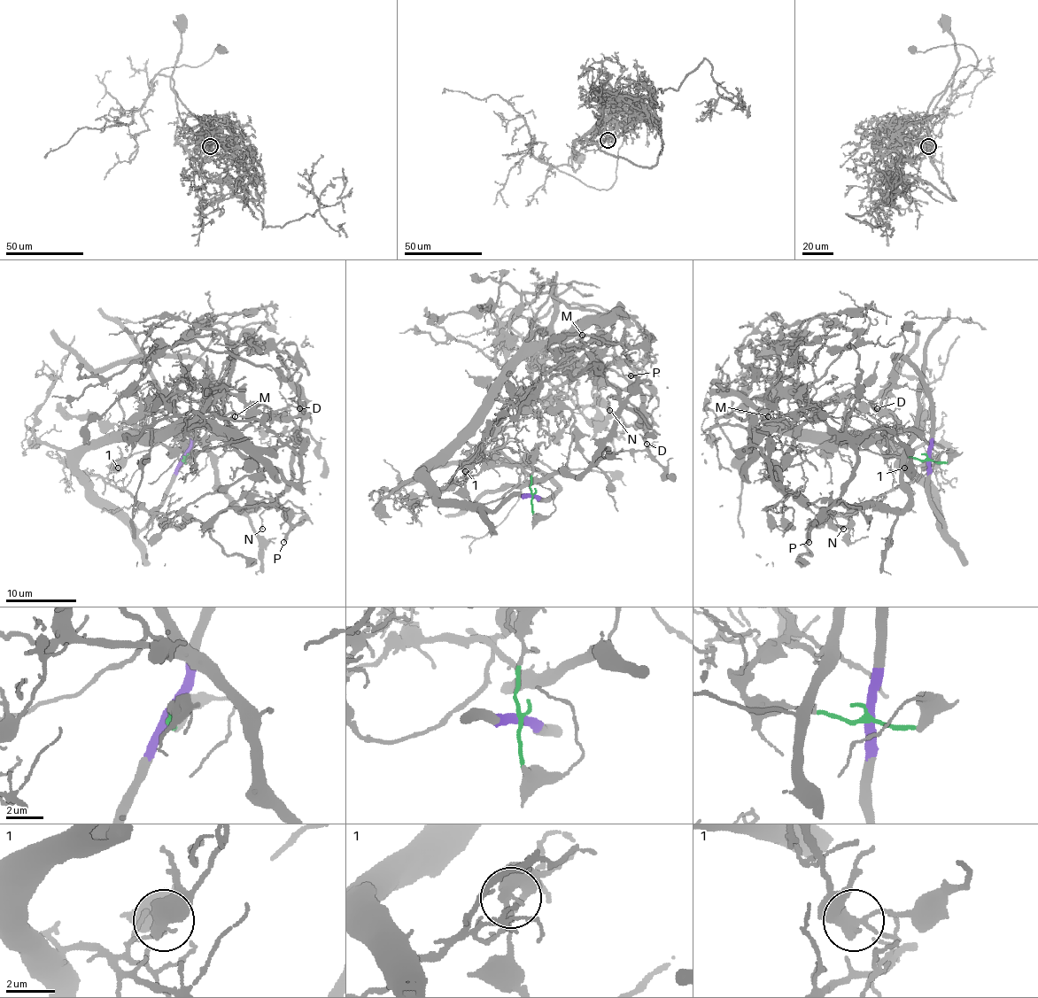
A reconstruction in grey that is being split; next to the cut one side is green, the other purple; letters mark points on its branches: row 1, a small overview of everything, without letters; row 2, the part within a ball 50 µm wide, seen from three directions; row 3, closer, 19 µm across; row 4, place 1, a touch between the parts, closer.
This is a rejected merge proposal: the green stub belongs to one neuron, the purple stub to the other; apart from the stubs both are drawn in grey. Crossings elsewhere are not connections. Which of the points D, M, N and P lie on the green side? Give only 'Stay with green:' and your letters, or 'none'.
Stay with green: D, N, P

